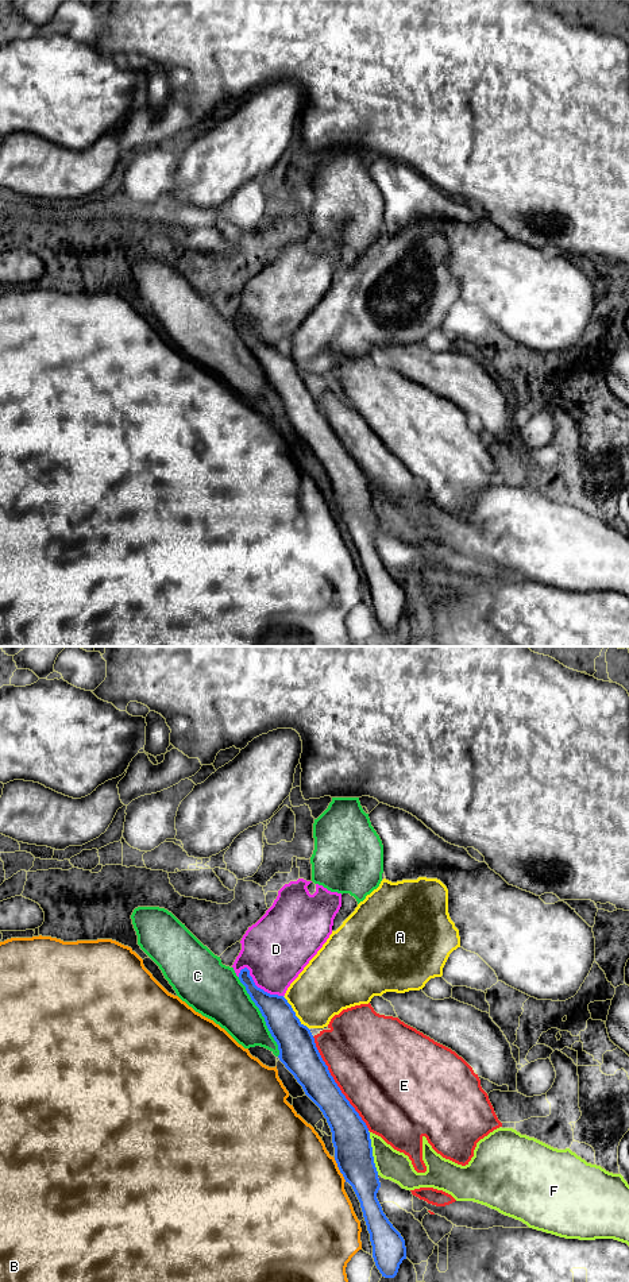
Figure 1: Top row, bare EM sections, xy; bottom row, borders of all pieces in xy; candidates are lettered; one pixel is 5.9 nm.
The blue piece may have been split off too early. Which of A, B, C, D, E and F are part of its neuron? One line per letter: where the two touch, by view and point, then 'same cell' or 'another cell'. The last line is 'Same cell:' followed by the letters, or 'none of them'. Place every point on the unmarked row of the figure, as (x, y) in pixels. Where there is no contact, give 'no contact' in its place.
A: contact xy (294, 366); another cell
B: contact xy (339, 521); another cell
C: contact xy (262, 367); another cell
D: contact xy (257, 339); another cell
E: contact xy (336, 436); another cell
F: contact xy (371, 505); another cell
Same cell: none of them

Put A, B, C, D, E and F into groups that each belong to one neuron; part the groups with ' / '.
A D / B / C / E / F

